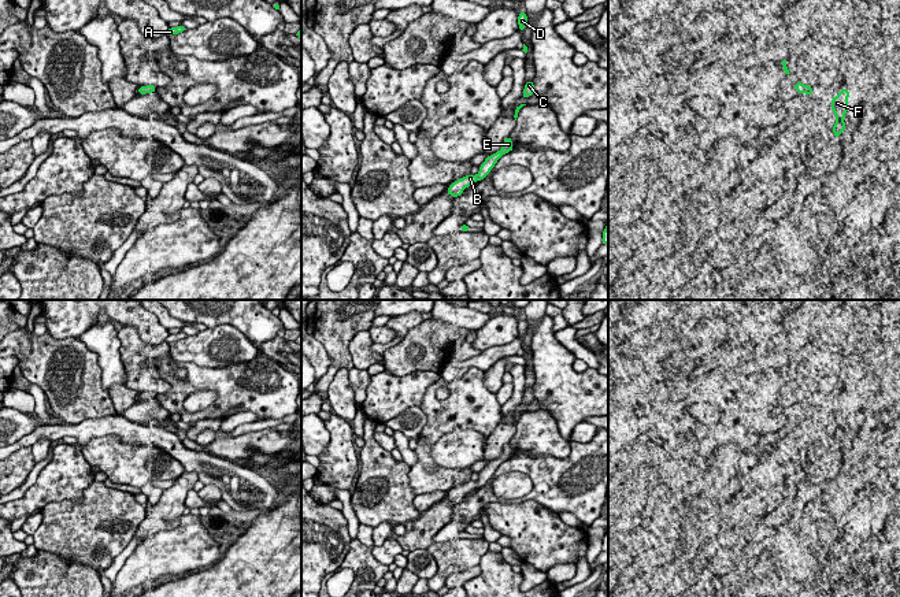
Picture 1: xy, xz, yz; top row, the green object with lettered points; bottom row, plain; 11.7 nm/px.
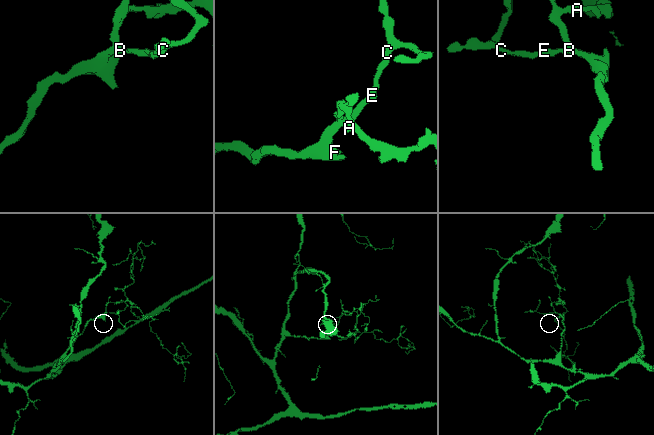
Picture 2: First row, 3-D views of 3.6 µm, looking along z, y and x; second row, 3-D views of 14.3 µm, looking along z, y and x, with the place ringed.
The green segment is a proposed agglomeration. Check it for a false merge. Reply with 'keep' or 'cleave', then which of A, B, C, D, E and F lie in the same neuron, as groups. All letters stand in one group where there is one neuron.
keep | A B C D E F

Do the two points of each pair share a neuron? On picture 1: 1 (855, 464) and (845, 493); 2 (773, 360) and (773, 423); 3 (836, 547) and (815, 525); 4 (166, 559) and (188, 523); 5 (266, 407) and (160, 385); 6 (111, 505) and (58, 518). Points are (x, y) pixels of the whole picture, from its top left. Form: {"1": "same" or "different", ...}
{"1": "same", "2": "different", "3": "same", "4": "same", "5": "different", "6": "same"}

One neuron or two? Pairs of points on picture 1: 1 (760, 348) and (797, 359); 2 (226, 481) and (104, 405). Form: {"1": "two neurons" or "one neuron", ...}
{"1": "one neuron", "2": "two neurons"}

